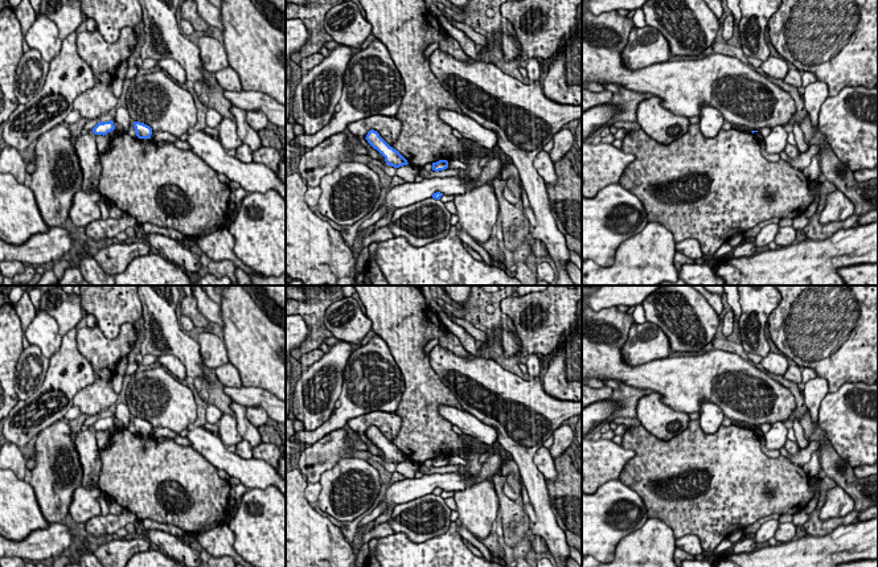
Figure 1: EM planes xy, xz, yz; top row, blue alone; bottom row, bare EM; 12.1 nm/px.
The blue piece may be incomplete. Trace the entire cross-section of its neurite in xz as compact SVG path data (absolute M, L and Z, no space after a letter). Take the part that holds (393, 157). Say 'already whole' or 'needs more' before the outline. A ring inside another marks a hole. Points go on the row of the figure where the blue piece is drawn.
already whole | M370 130L365 139L385 157L387 165L399 168L409 164L407 160L397 149L390 147L377 131Z

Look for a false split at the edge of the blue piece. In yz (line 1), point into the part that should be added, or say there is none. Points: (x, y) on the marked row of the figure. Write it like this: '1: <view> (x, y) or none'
1: none

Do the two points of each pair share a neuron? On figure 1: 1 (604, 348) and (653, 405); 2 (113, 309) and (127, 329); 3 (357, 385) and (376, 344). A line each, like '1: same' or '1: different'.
1: different
2: different
3: same

